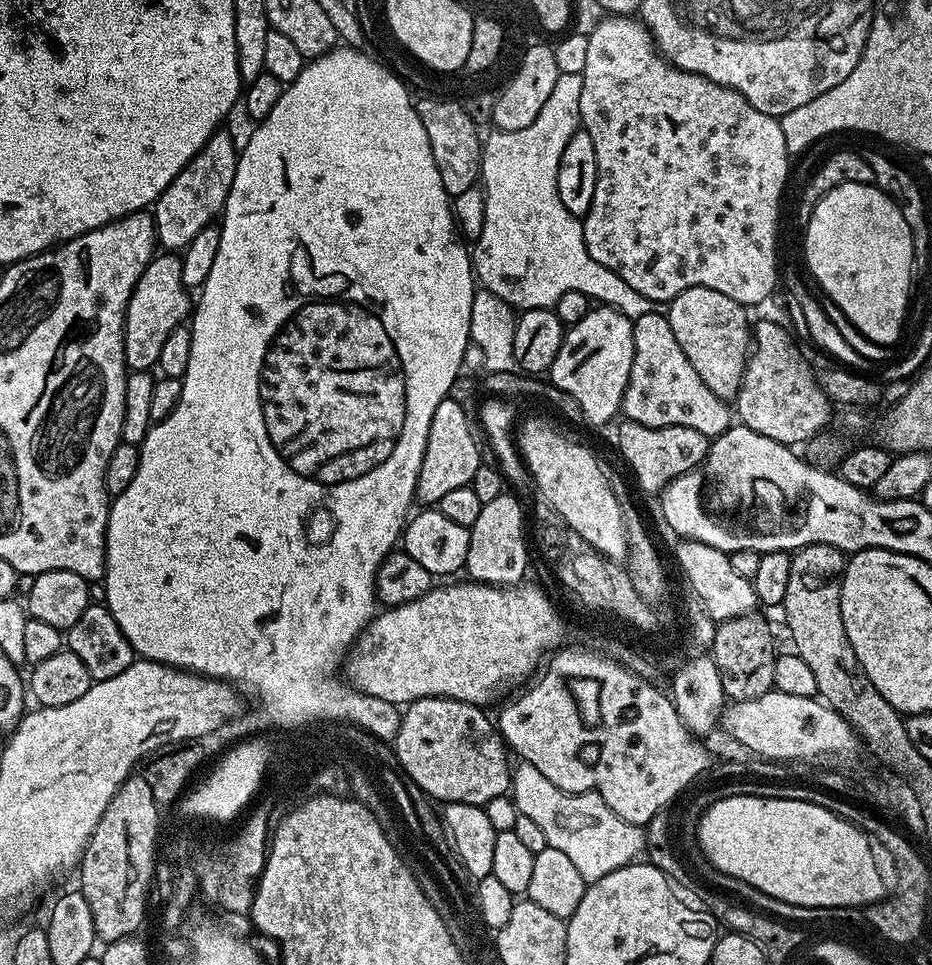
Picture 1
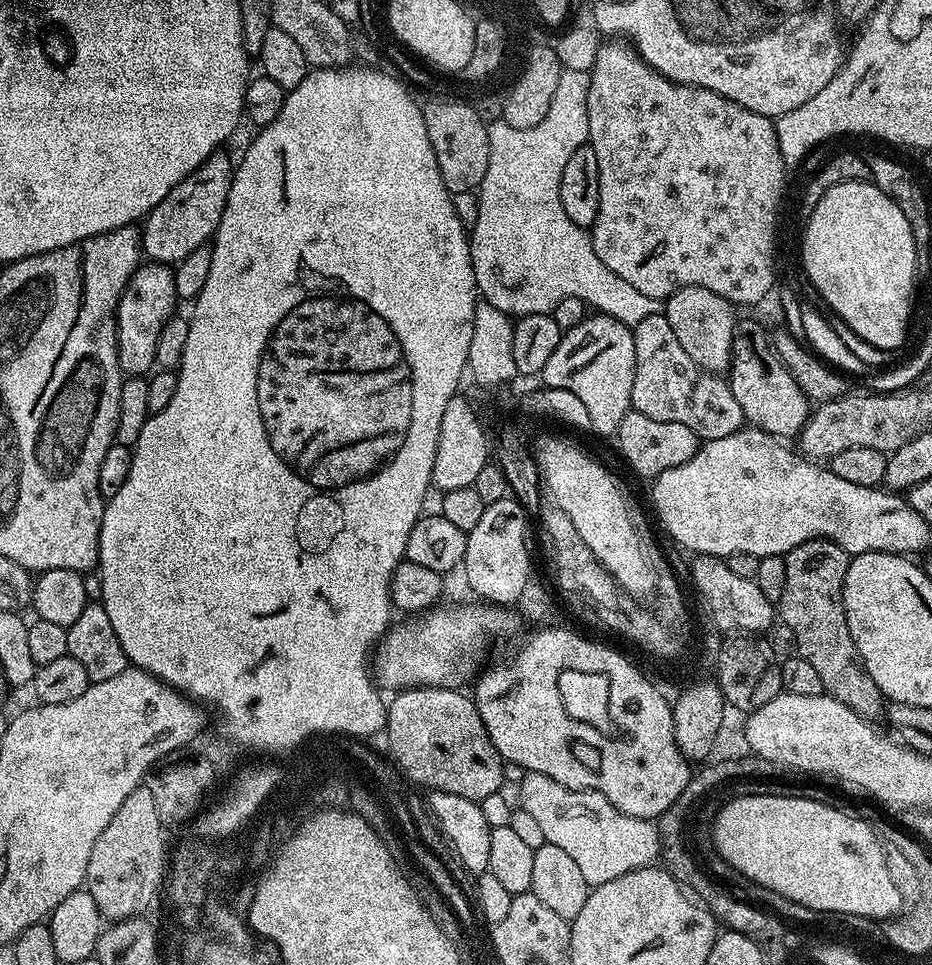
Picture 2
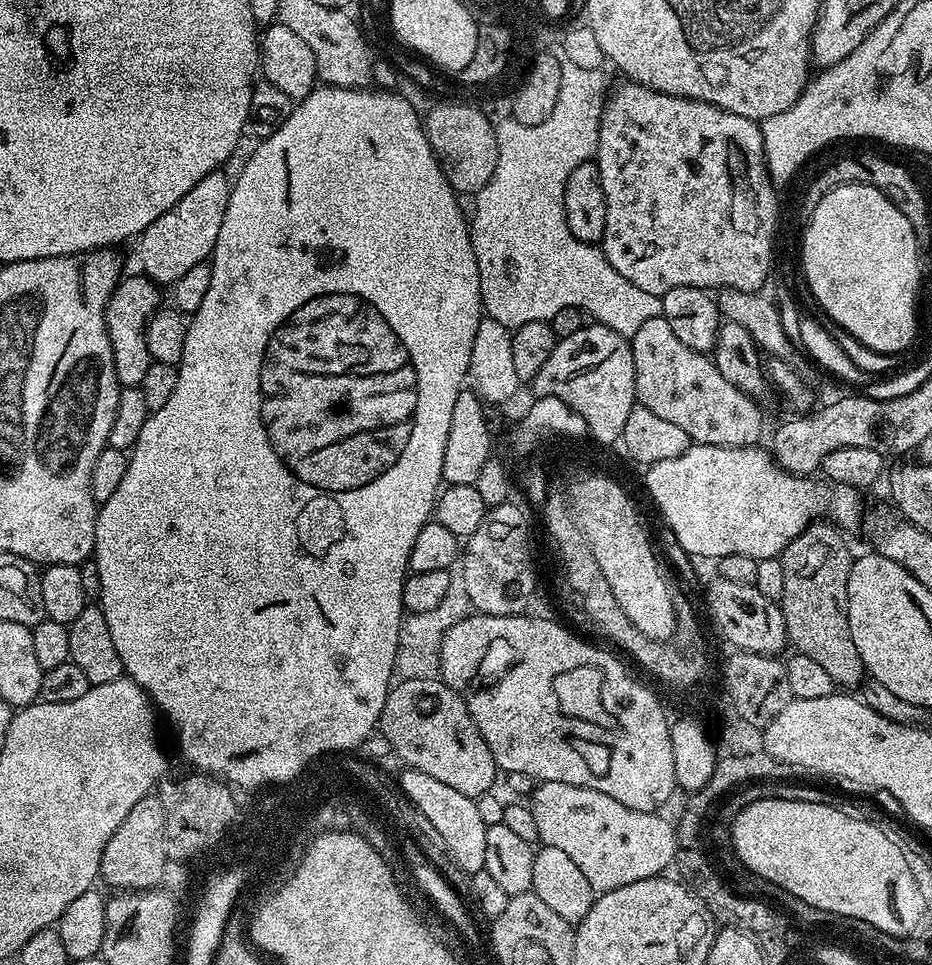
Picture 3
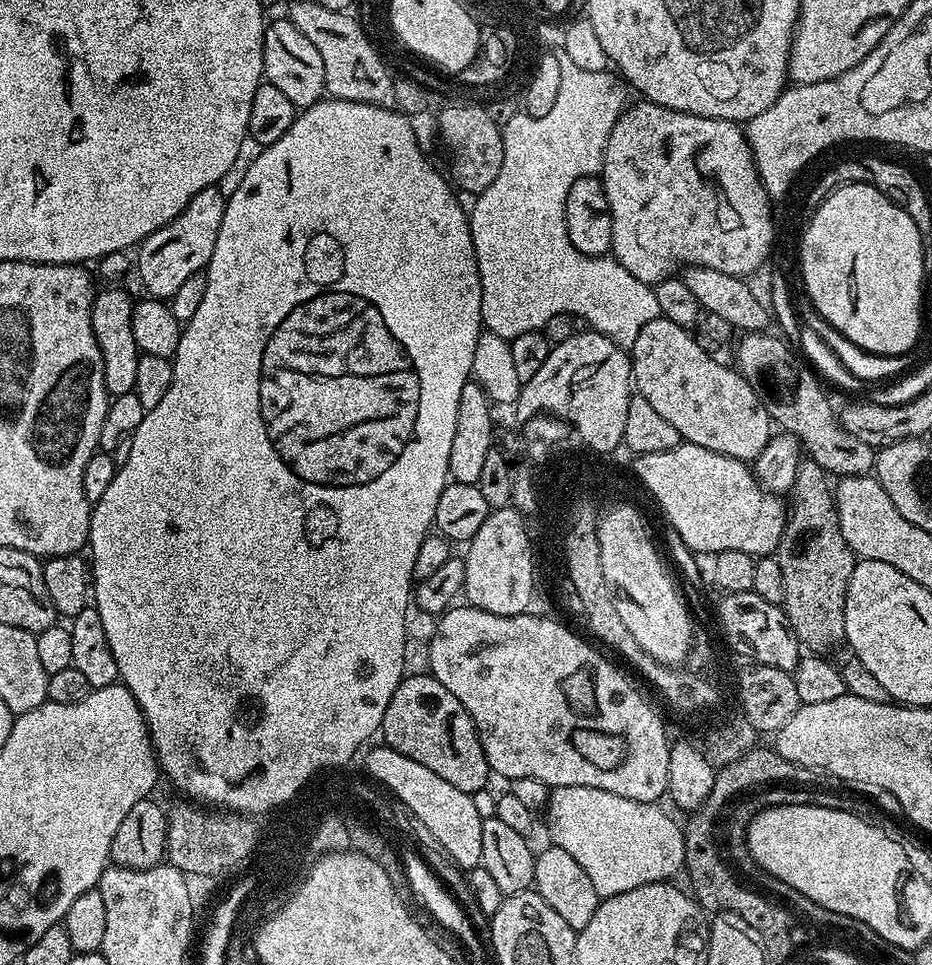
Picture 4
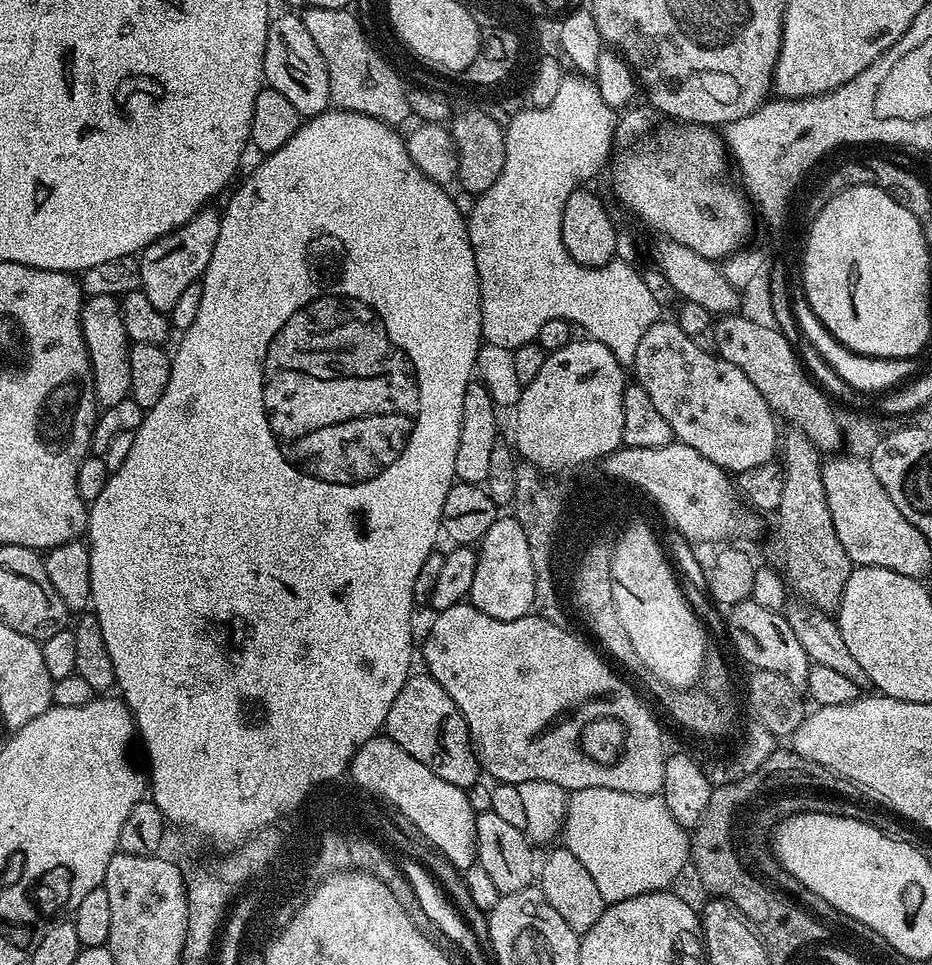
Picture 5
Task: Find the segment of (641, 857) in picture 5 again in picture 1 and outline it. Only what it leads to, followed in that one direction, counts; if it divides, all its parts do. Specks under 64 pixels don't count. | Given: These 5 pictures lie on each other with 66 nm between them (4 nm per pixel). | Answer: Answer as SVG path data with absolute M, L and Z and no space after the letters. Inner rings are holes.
M523 762L517 765L511 769L510 797L519 815L531 818L542 829L549 848L569 856L585 882L606 878L606 874L633 863L645 851L645 829L618 818L598 793L558 790L535 766Z

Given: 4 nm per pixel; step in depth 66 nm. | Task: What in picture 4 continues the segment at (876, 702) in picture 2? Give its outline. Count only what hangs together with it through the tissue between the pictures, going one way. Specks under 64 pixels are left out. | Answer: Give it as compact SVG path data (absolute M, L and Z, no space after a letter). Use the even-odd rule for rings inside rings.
M801 459L790 499L792 504L790 500L784 533L774 553L778 566L782 566L782 583L786 590L782 607L801 645L809 653L828 654L844 640L846 590L858 560L852 555L850 546L846 546L846 538L842 538L830 476L822 466L812 459Z

